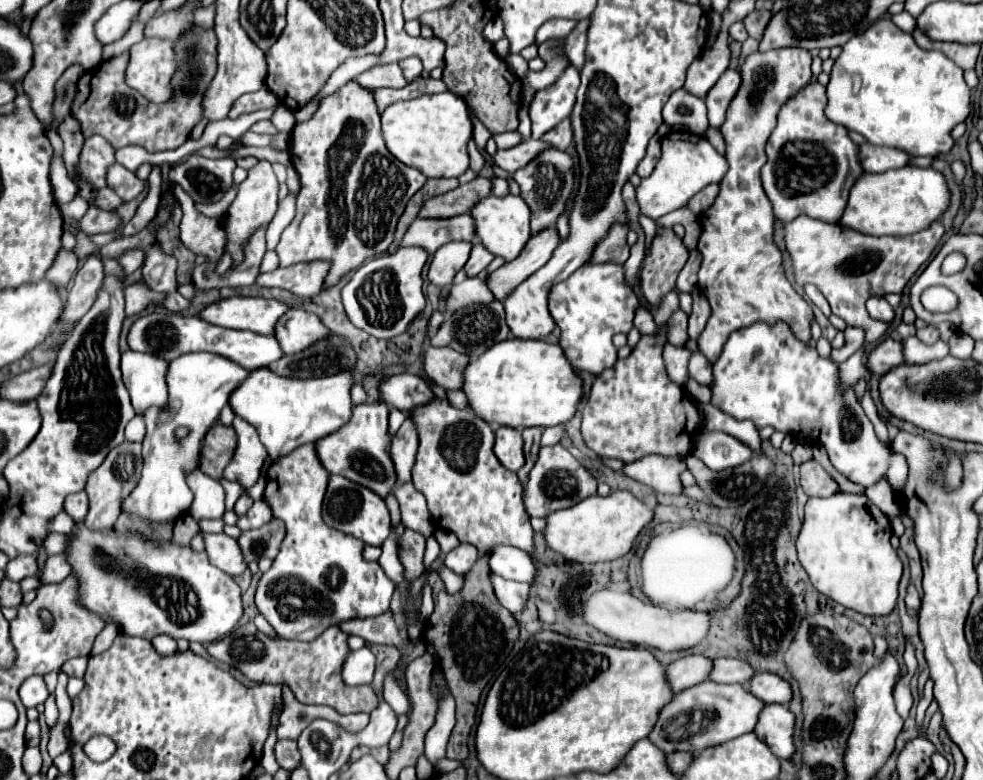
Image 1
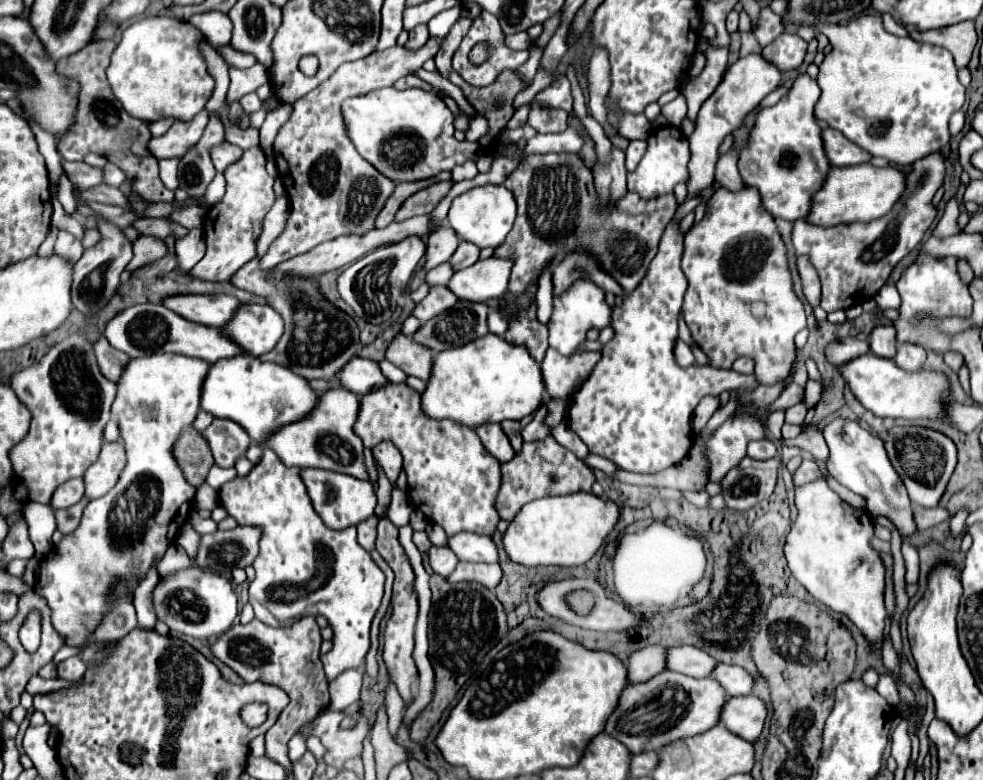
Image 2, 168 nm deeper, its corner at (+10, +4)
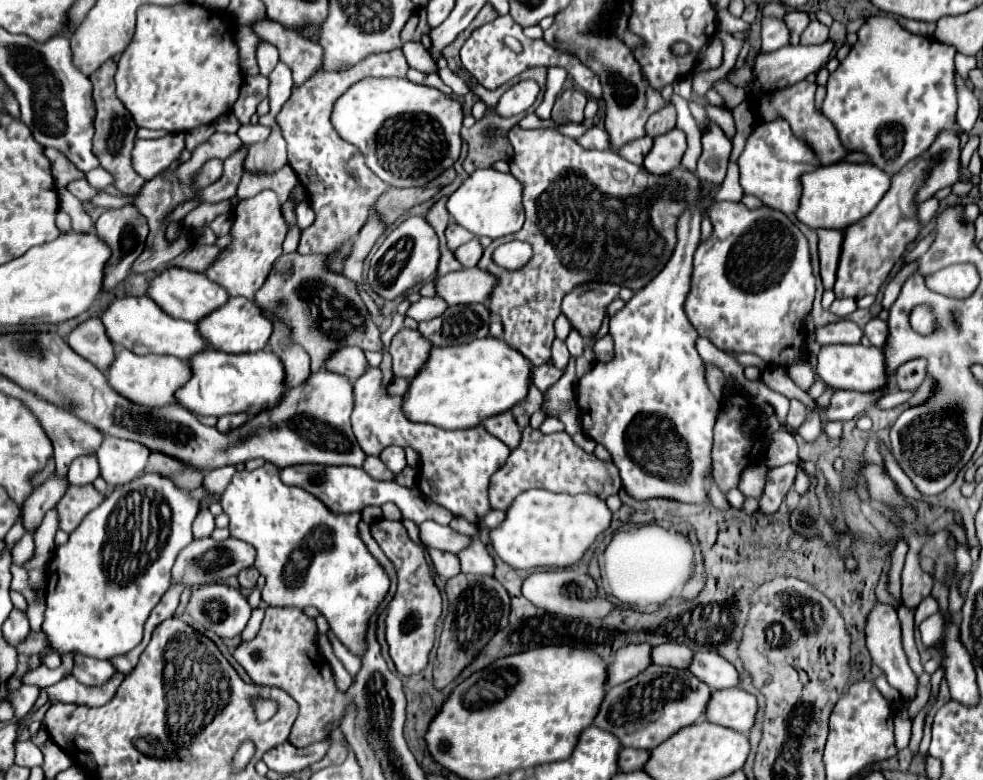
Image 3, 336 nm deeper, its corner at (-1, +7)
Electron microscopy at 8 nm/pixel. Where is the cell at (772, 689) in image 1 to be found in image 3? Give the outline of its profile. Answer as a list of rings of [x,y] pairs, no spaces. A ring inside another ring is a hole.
[[[695,652],[689,662],[689,672],[693,672],[699,680],[705,680],[705,684],[713,690],[739,686],[737,670],[727,660],[717,656],[717,652]]]

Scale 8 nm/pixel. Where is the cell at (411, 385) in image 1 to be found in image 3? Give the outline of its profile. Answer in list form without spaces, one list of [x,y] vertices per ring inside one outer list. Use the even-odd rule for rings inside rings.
[[[341,348],[341,352],[333,352],[329,360],[325,360],[325,370],[343,374],[351,382],[357,380],[367,368],[367,360],[361,348]]]

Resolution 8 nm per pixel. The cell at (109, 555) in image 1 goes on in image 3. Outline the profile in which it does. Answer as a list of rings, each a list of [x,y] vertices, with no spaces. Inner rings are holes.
[[[205,584],[193,590],[187,612],[205,626],[205,630],[215,632],[221,638],[239,636],[249,618],[251,606],[247,598],[225,584]]]

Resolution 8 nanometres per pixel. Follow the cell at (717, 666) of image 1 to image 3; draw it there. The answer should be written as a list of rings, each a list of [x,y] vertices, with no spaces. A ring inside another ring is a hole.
[[[665,642],[653,648],[651,660],[657,666],[673,666],[673,668],[687,668],[689,660],[693,658],[693,650],[685,644],[673,644]]]

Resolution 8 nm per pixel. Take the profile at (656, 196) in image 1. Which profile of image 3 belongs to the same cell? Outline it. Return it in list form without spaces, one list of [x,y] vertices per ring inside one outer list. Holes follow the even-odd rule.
[[[673,128],[653,140],[653,148],[645,156],[643,168],[651,174],[669,174],[673,168],[681,166],[685,148],[687,148],[685,134],[679,128]]]

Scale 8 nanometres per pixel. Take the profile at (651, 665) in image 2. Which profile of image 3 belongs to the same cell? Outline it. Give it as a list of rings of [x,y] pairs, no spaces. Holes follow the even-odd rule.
[[[629,644],[617,650],[613,662],[609,664],[607,688],[631,680],[651,664],[651,646],[649,644]]]

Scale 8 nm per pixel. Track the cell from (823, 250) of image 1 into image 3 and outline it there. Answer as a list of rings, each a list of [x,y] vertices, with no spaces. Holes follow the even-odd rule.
[[[939,132],[937,140],[931,144],[927,152],[905,164],[905,168],[891,178],[889,192],[877,208],[843,230],[843,252],[837,270],[835,296],[837,298],[863,298],[867,294],[877,294],[885,278],[889,276],[895,262],[899,262],[905,254],[905,248],[919,234],[921,226],[917,224],[915,212],[917,206],[929,200],[939,188],[955,184],[959,180],[959,136],[957,132]]]

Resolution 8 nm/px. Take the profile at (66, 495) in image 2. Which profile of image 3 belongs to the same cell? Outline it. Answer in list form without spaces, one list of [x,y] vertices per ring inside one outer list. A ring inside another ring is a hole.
[[[95,454],[89,456],[79,456],[71,462],[71,468],[67,472],[67,478],[71,484],[83,486],[83,484],[91,484],[95,478],[99,476],[99,464]]]

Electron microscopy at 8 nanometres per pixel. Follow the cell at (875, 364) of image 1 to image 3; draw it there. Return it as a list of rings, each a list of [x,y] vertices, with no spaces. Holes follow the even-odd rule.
[[[839,320],[815,328],[815,340],[819,344],[857,344],[861,342],[861,336],[861,328],[851,320]]]

